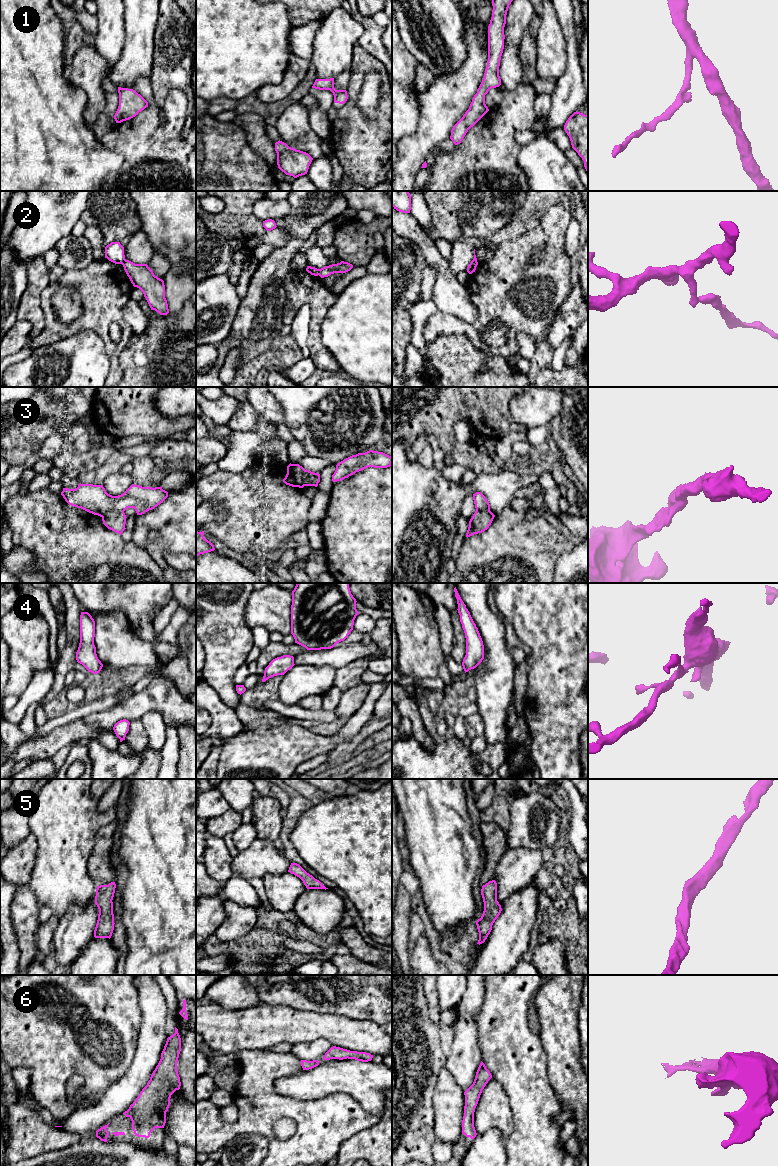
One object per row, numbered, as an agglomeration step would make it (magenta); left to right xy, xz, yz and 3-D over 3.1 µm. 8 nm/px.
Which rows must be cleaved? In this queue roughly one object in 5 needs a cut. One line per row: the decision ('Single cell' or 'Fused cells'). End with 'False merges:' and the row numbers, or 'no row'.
1: Single cell
2: Fused cells
3: Fused cells
4: Single cell
5: Single cell
6: Single cell
False merges: 2, 3

